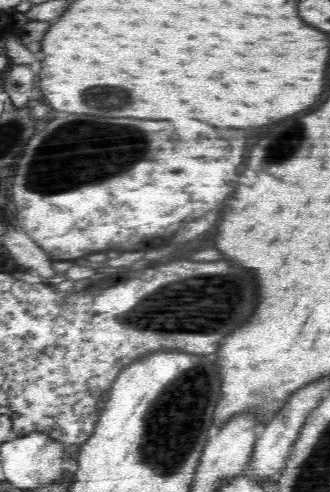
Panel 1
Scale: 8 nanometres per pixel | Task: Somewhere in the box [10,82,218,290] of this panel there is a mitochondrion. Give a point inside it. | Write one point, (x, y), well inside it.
(58, 180)

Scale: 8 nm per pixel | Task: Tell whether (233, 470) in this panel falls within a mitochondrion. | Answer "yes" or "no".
no

